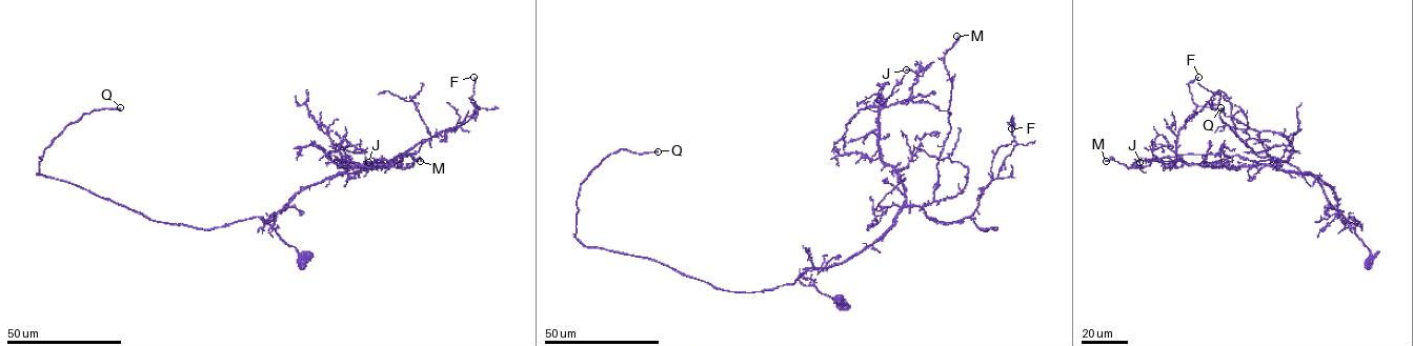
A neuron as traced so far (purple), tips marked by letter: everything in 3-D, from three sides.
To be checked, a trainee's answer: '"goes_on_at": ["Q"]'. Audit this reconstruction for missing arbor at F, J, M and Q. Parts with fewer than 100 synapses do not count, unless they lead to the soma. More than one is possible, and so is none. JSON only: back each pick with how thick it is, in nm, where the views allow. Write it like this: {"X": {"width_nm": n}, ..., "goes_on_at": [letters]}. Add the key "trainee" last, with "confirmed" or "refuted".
{"Q": {"width_nm": 320}, "goes_on_at": ["Q"], "trainee": "confirmed"}

